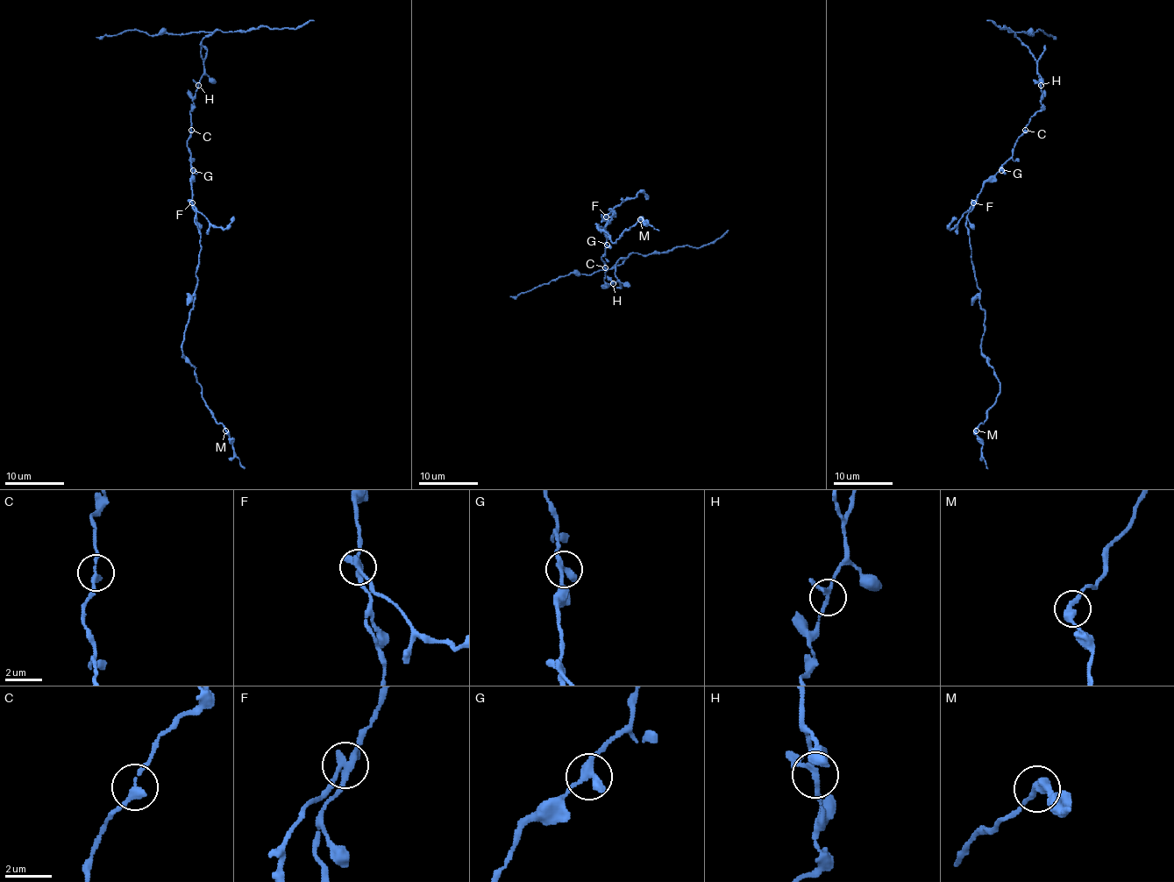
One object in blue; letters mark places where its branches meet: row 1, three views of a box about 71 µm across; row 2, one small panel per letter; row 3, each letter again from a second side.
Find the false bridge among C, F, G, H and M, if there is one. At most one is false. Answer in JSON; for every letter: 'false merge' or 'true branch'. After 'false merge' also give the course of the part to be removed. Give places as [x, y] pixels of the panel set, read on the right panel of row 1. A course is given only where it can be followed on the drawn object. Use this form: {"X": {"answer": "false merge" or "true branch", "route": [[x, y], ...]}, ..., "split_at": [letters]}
{"C": {"answer": "true branch"}, "F": {"answer": "false merge", "route": [[973, 202], [955, 226], [949, 228], [954, 216]]}, "G": {"answer": "true branch"}, "H": {"answer": "true branch"}, "M": {"answer": "true branch"}, "split_at": ["F"]}

